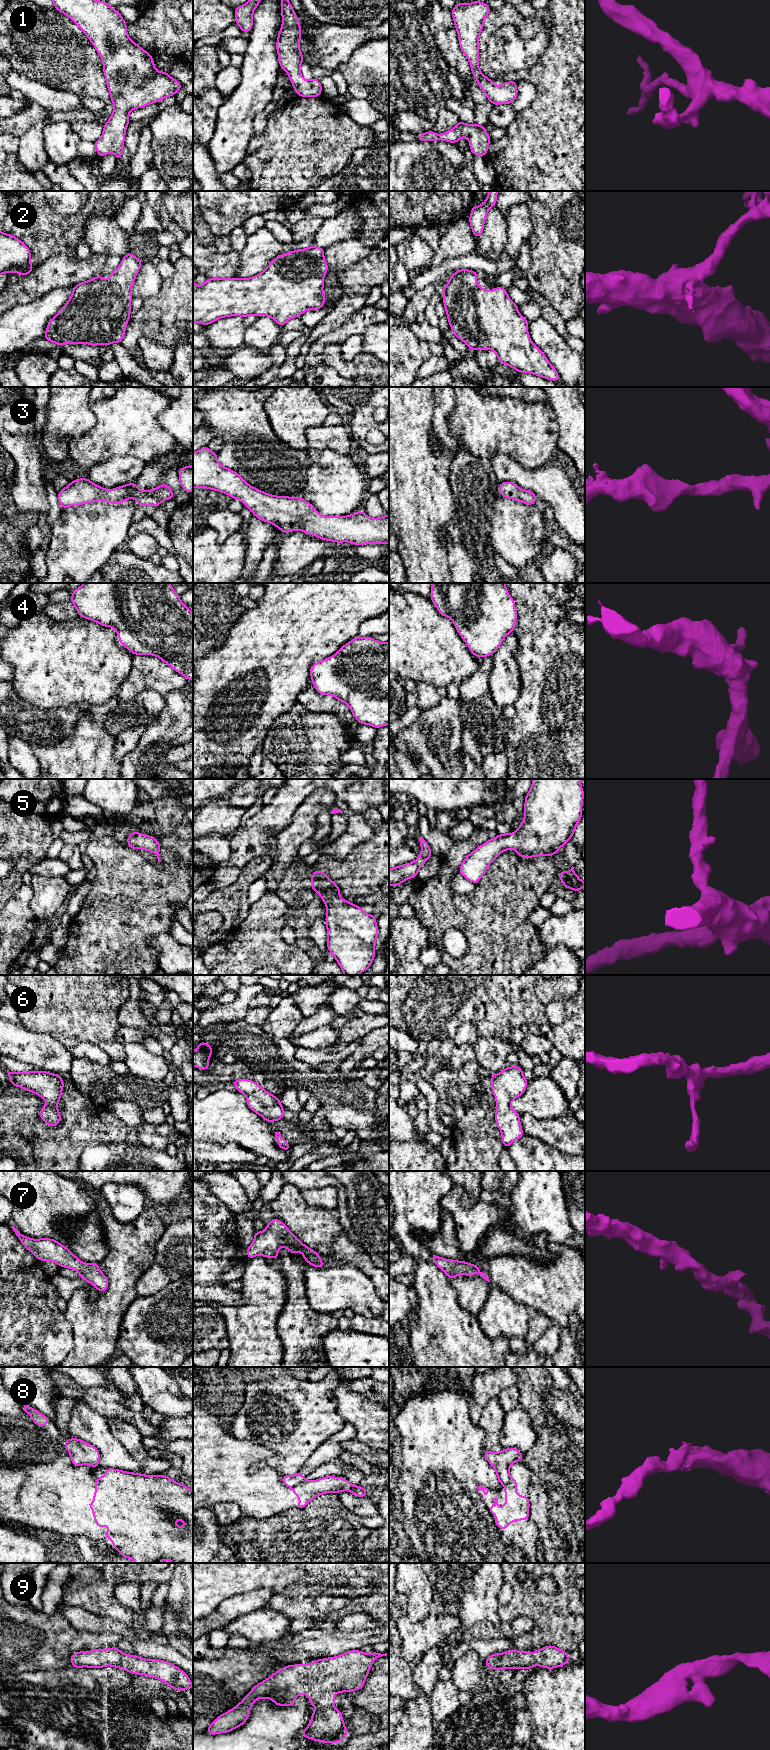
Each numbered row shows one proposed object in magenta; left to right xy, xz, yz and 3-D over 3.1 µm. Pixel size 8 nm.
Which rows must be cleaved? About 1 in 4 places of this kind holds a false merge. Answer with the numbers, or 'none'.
8

